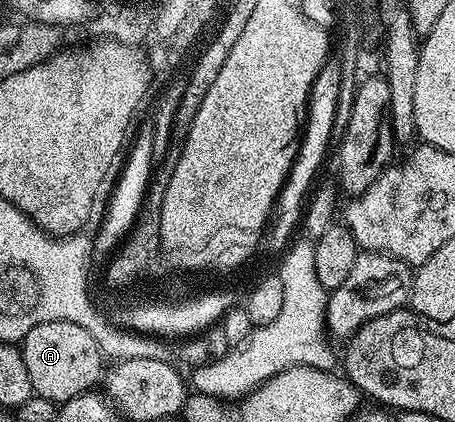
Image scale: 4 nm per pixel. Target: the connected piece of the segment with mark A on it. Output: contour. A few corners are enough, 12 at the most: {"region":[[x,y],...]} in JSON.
{"region":[[57,319],[23,336],[32,394],[56,403],[105,373],[85,327]]}

